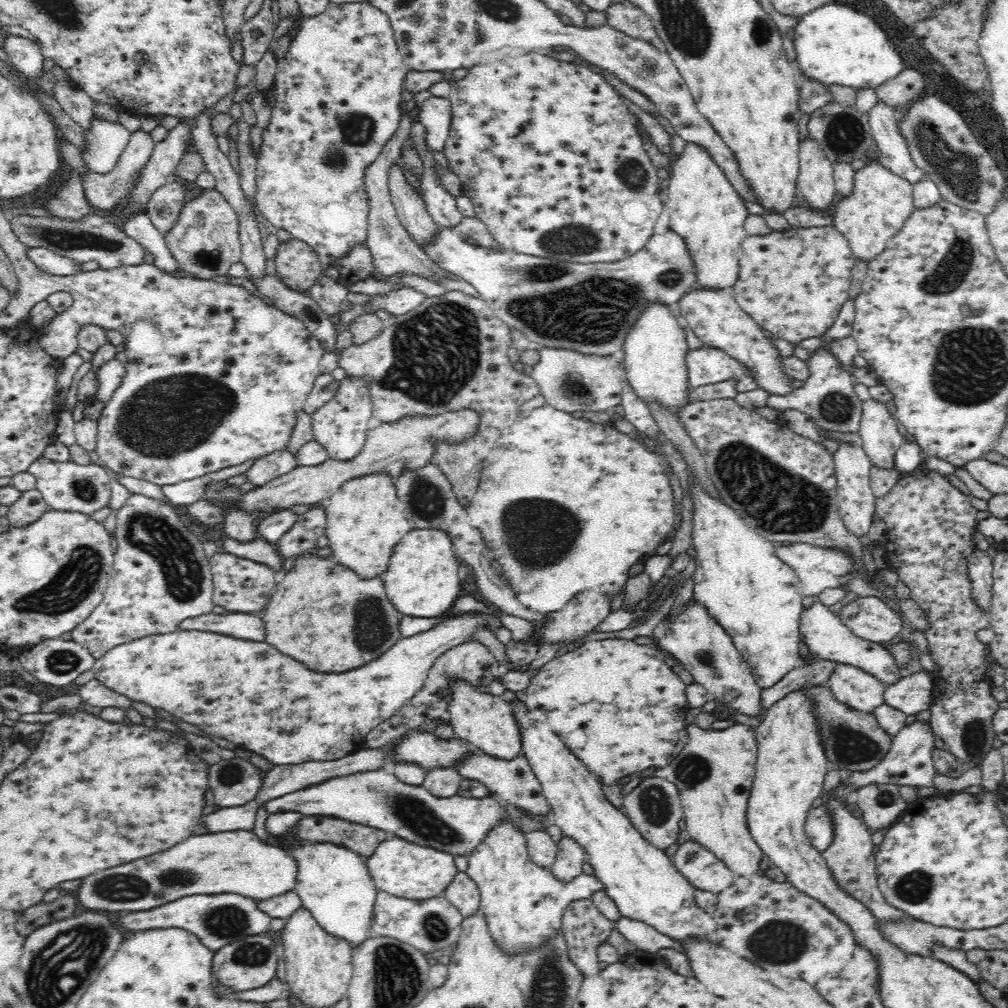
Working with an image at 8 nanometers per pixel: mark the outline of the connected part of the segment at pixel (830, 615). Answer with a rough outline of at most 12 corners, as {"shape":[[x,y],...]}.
{"shape":[[820,601],[802,611],[802,640],[819,659],[895,683],[906,669],[856,636]]}

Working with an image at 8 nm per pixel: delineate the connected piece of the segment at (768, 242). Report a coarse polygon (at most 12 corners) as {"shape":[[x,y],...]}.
{"shape":[[833,226],[739,243],[734,300],[774,337],[822,337],[858,258]]}

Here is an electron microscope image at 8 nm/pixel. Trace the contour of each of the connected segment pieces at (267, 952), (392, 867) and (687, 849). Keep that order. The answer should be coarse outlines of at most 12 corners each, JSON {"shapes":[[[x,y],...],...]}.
{"shapes":[[[240,933],[212,952],[212,973],[232,991],[268,986],[283,947]],[[400,837],[364,860],[378,891],[444,896],[452,853]],[[699,842],[667,848],[696,889],[718,894],[740,879]]]}

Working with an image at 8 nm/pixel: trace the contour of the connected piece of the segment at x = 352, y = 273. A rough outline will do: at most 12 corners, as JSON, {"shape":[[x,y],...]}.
{"shape":[[358,244],[334,262],[338,283],[373,277],[370,251]]}

